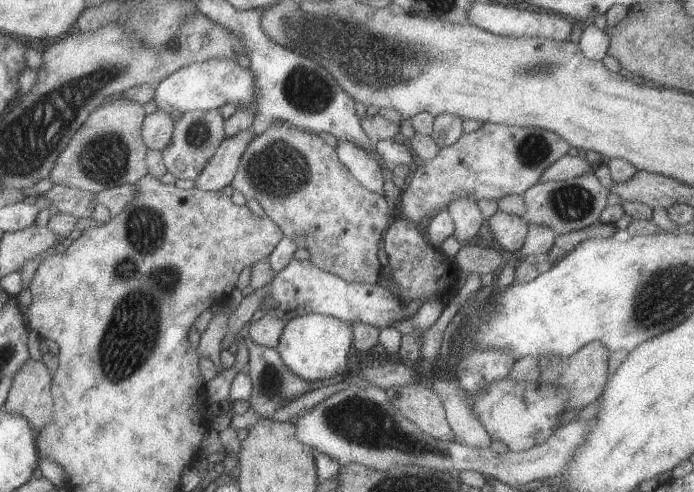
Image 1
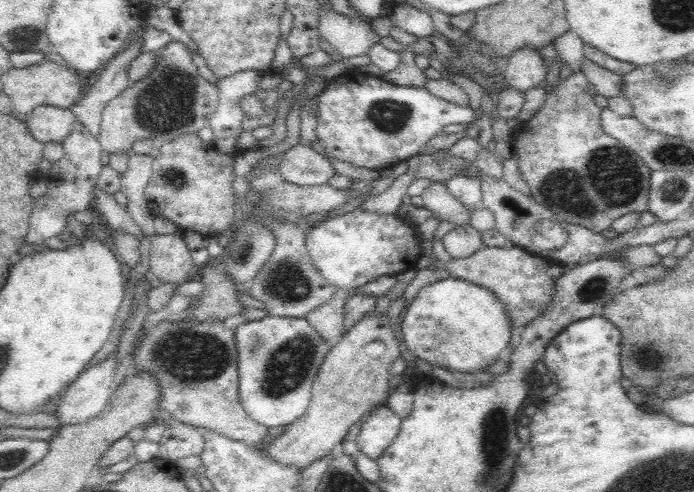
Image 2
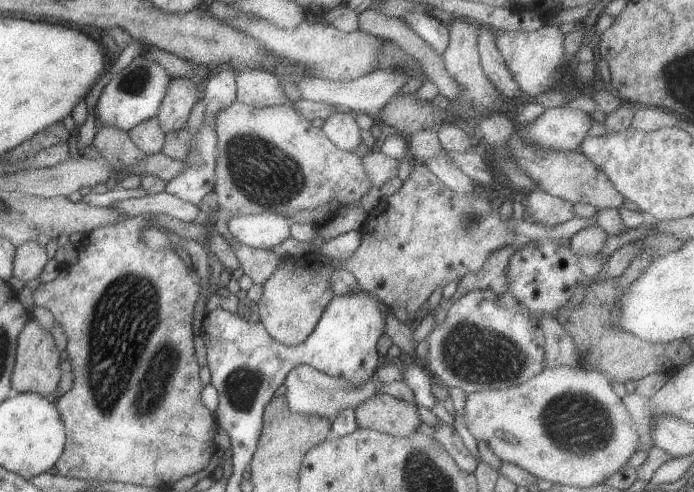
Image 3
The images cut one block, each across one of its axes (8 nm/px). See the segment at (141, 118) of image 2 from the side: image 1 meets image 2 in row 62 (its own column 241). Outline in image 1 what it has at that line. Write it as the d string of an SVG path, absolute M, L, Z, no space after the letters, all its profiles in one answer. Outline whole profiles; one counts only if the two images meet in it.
M275 122L263 134L255 136L245 148L239 168L231 180L233 192L239 192L247 202L255 200L263 214L281 230L283 238L289 238L297 250L305 248L311 256L311 264L331 276L337 276L349 284L375 286L381 284L381 264L377 260L381 232L387 228L389 206L385 196L365 190L349 170L339 162L337 152L327 146L317 134L297 130L289 124Z

